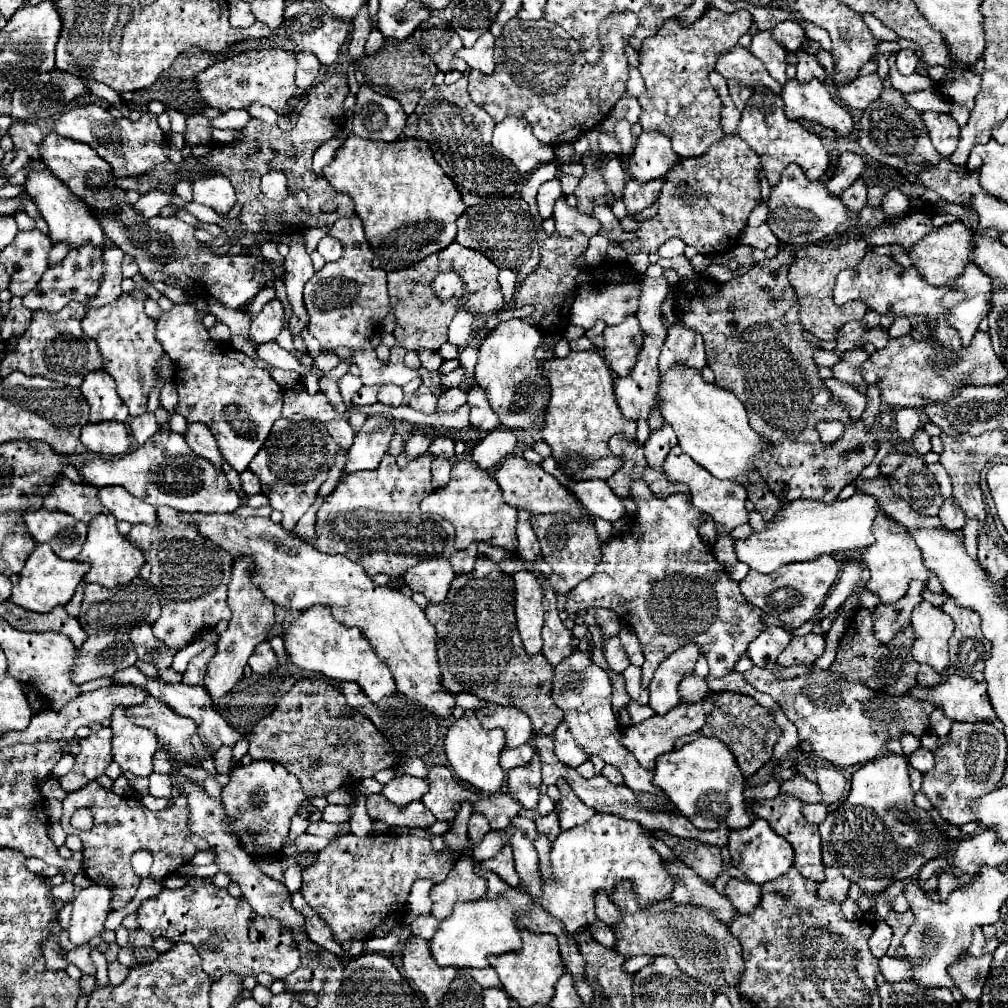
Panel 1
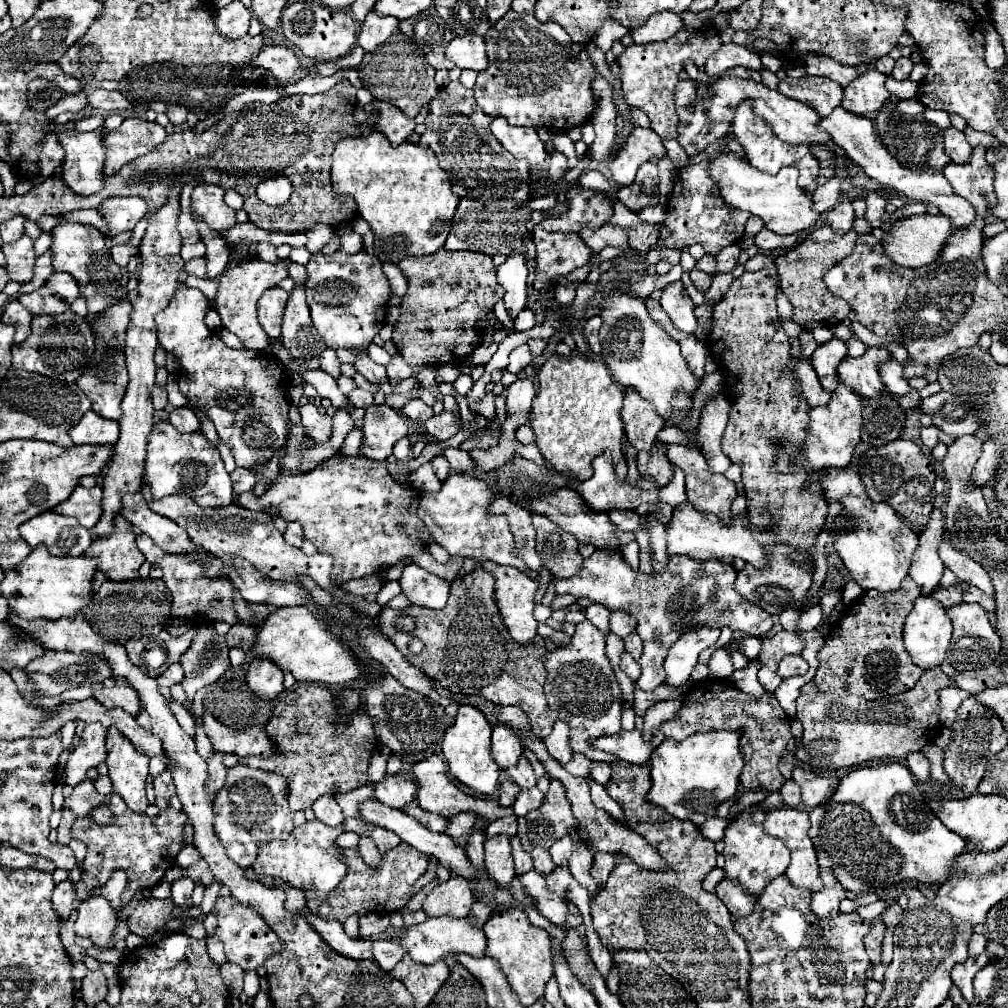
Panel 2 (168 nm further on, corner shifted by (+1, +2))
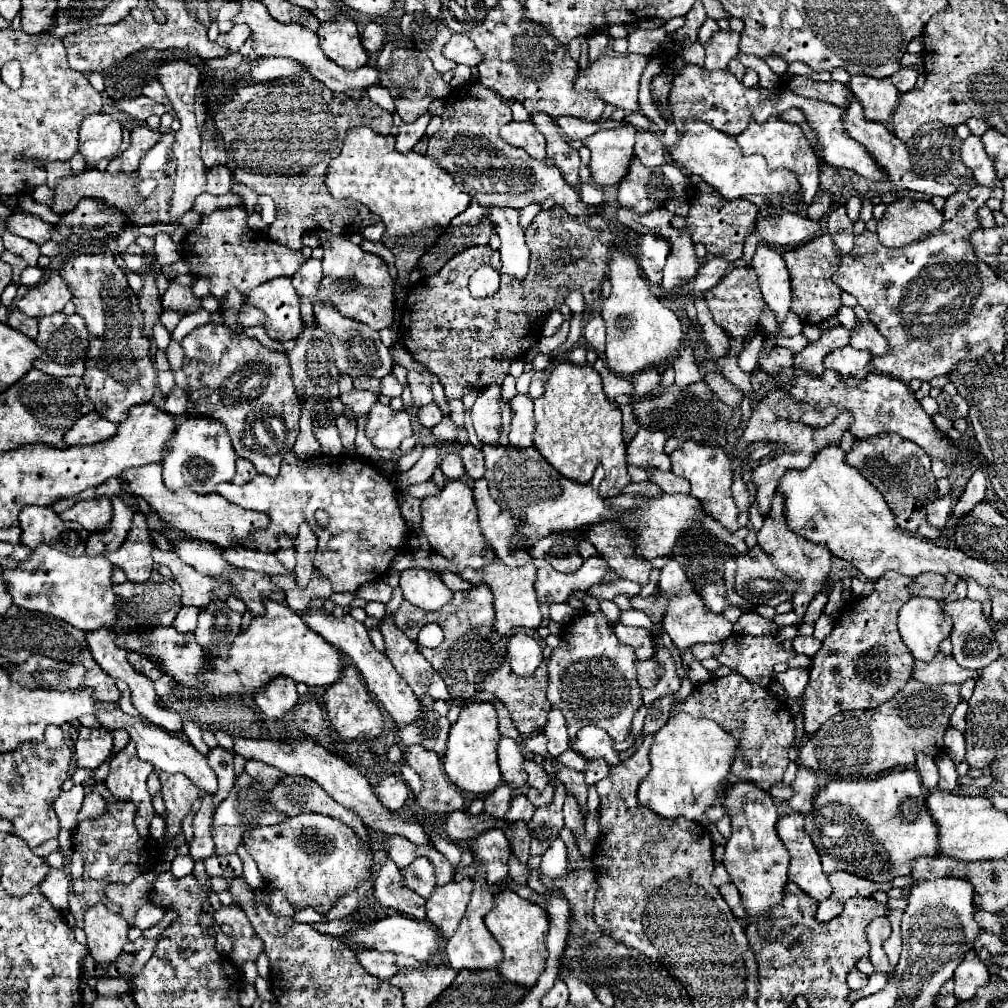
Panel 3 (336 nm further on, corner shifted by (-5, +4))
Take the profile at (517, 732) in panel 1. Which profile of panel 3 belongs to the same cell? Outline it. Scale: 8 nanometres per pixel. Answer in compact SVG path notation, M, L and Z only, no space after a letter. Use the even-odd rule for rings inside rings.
M501 737L499 741L499 769L505 785L517 789L527 783L527 775L523 771L523 755L517 743L509 737Z

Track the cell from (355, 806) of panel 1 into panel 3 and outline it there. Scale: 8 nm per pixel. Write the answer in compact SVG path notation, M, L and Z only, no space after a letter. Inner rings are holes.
M389 857L379 859L373 883L373 895L385 907L391 907L413 919L425 919L425 899L403 885L403 875Z

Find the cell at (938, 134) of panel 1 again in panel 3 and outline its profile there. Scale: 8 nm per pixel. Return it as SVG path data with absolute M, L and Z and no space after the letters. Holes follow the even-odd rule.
M971 135L969 139L963 141L961 159L973 171L973 175L975 175L975 179L977 179L979 185L985 185L985 187L995 187L997 185L995 163L987 155L987 151L985 151L985 147L981 143L981 137Z

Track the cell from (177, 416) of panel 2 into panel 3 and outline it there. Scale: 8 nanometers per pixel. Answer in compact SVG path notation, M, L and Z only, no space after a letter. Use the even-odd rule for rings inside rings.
M173 387L173 391L165 397L165 405L163 409L175 417L183 417L183 411L185 411L185 405L187 405L187 393L181 389L181 387Z

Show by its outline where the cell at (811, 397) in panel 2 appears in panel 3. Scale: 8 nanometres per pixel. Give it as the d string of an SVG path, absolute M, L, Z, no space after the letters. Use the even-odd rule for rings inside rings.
M773 347L771 351L761 349L757 363L763 371L779 375L779 371L783 367L793 367L793 351L789 351L785 347Z

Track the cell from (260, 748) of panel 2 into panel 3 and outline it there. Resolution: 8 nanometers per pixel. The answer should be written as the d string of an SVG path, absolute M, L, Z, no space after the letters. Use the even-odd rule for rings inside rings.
M235 739L235 753L243 755L245 759L263 761L271 767L277 767L279 771L283 771L287 775L309 775L309 779L321 783L321 787L325 787L325 791L329 791L329 795L333 795L333 799L337 799L337 803L341 803L349 811L357 813L367 827L375 827L375 829L385 831L385 833L399 833L399 835L407 837L409 841L413 841L417 845L429 843L427 833L423 831L423 827L419 823L403 819L399 815L393 815L385 807L381 807L381 803L375 797L373 787L369 785L365 775L361 775L347 761L331 755L321 745L313 745L313 743L277 743L277 741L263 741L263 739Z

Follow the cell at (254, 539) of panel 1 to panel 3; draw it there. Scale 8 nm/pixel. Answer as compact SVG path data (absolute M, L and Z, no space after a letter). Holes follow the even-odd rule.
M153 463L153 465L145 465L145 467L131 467L121 473L119 481L127 483L129 495L143 497L157 511L157 515L173 529L179 529L193 539L203 539L203 541L209 541L209 543L225 547L225 549L229 547L231 541L241 543L241 539L245 539L245 535L251 535L255 529L265 527L269 523L267 515L233 505L227 499L221 499L221 495L217 495L217 493L197 495L191 489L179 489L179 491L167 489L161 479L161 463Z

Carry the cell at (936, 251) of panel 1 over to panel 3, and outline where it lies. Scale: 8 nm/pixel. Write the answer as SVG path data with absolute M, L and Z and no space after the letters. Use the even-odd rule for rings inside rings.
M899 197L887 205L885 215L877 221L877 237L885 247L903 247L919 241L933 229L941 227L943 213L925 199Z

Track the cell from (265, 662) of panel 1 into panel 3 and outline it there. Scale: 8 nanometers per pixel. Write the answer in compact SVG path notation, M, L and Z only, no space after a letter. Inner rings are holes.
M273 679L269 687L265 687L263 693L255 695L257 707L269 717L269 719L281 719L287 711L291 711L299 701L299 693L295 689L293 679Z

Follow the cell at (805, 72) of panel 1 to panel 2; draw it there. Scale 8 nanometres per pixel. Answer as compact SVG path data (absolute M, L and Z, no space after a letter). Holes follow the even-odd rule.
M805 75L795 81L781 81L779 91L791 99L811 105L823 117L831 113L831 109L837 107L843 97L843 89L839 83L827 81L819 75Z

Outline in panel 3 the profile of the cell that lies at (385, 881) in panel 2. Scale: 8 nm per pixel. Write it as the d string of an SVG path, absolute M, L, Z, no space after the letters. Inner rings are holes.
M419 857L415 859L409 869L405 869L405 877L403 883L413 889L415 893L419 893L423 899L427 899L431 895L431 891L435 889L435 871L433 865L427 857Z

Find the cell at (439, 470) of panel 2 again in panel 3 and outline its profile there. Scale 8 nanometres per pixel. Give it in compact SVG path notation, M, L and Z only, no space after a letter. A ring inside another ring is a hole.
M449 453L443 461L441 461L441 471L443 475L453 481L453 479L463 479L465 477L465 465L461 461L461 457L457 453Z

